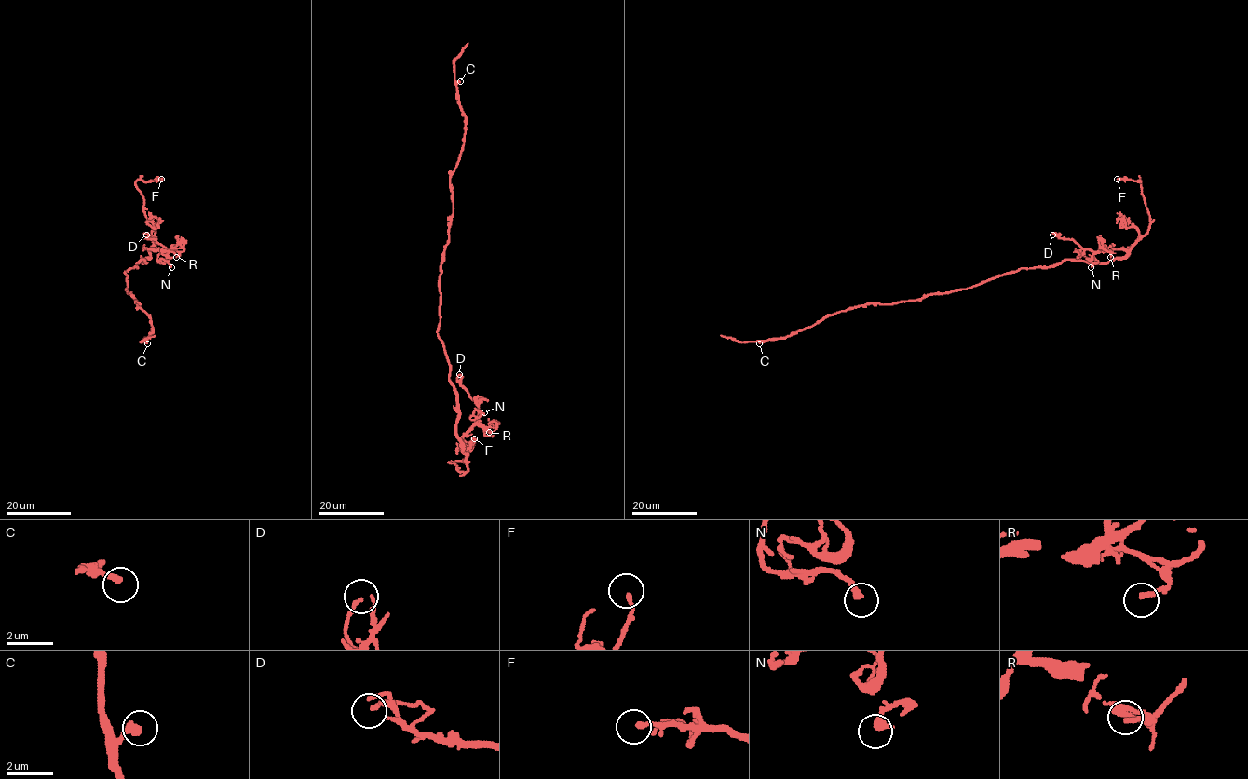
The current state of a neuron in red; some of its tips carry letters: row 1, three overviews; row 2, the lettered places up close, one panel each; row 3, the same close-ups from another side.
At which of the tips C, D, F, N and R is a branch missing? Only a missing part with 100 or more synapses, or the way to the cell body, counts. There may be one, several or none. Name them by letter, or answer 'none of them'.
none of them

